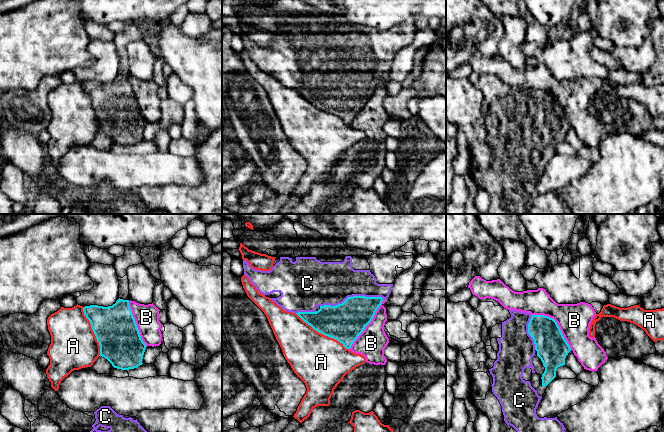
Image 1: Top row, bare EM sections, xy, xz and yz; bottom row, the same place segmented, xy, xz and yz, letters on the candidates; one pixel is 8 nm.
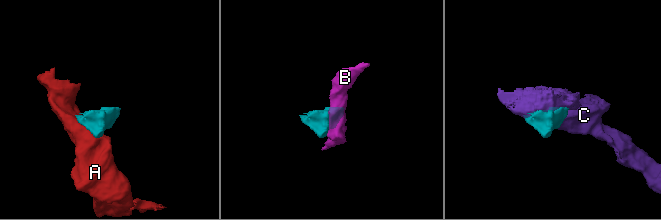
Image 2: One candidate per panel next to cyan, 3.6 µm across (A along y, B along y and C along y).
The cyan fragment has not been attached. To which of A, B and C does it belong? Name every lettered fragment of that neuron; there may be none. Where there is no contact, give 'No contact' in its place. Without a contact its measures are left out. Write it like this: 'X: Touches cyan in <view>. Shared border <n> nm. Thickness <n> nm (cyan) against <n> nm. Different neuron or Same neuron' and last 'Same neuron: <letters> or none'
A: Touches cyan in xz. Shared border 550 nm. Thickness 300 nm (cyan) against 420 nm. Different neuron
B: Touches cyan in yz. Shared border 420 nm. Thickness 260 nm (cyan) against 260 nm. Different neuron
C: Touches cyan in xz. Shared border 500 nm. Thickness 300 nm (cyan) against 360 nm. Same neuron
Same neuron: C

